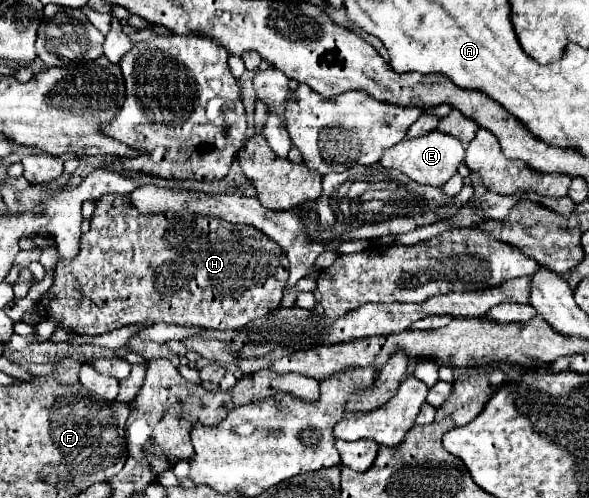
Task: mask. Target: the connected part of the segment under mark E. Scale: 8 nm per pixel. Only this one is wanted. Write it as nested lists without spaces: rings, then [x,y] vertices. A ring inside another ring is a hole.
[[[432,130],[418,138],[404,138],[402,142],[398,142],[398,146],[390,146],[390,150],[386,150],[386,154],[382,156],[380,164],[396,168],[420,184],[444,186],[444,182],[456,174],[458,164],[462,160],[464,160],[464,148],[458,142],[458,138],[442,134],[440,130]]]

